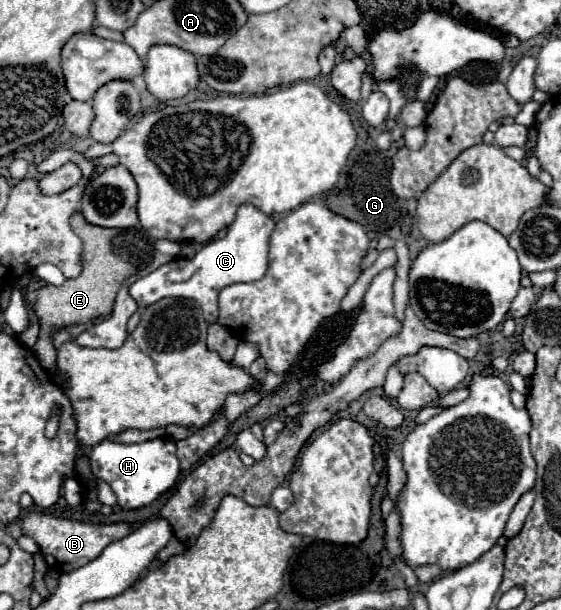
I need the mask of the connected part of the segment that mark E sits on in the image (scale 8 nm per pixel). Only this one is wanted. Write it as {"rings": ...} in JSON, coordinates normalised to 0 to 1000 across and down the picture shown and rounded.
{"rings":[[[143,349],[125,359],[128,379],[146,392],[150,441],[139,457],[118,457],[111,470],[78,470],[46,480],[46,497],[61,507],[71,533],[139,533],[200,513],[200,497],[217,464],[257,444],[271,431],[275,392],[257,375],[189,375],[150,362]]]}

